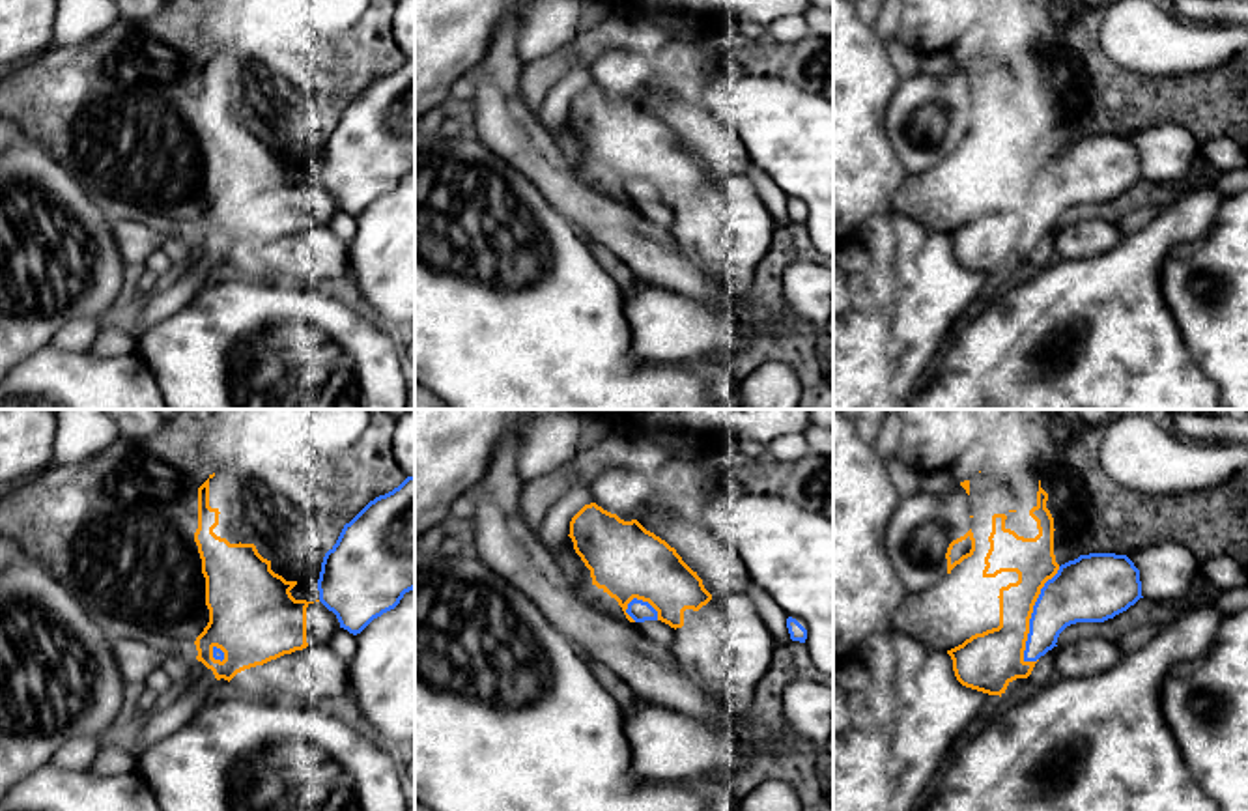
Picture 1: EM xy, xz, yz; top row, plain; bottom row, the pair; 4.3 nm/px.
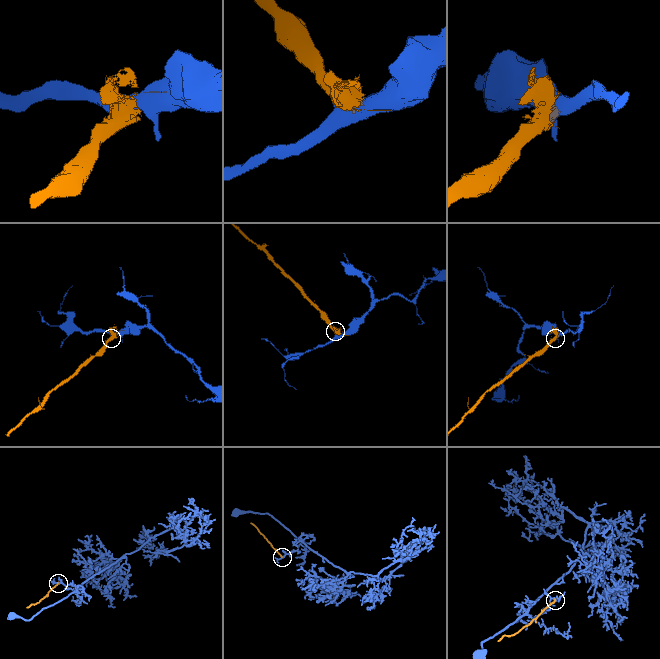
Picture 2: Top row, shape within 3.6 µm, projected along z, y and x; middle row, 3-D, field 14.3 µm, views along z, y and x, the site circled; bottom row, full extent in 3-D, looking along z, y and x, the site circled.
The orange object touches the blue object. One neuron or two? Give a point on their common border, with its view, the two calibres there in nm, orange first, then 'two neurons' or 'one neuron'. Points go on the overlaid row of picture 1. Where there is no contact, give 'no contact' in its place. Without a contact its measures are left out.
contact yz (1030, 615); calibres 240 and 280 nm; two neurons

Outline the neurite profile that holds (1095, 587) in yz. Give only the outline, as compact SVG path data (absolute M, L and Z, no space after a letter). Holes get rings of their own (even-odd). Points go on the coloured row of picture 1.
M1089 553L1061 564L1033 605L1024 662L1037 662L1057 647L1067 626L1104 622L1140 598L1140 570L1127 555Z

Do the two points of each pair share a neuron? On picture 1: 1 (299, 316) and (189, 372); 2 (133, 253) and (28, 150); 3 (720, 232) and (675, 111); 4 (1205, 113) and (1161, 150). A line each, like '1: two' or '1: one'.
1: one
2: two
3: one
4: two

